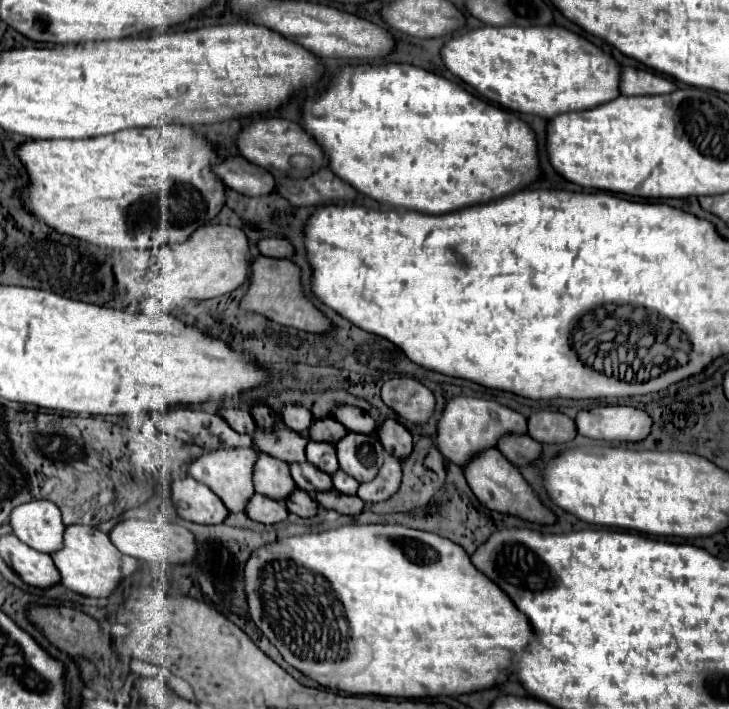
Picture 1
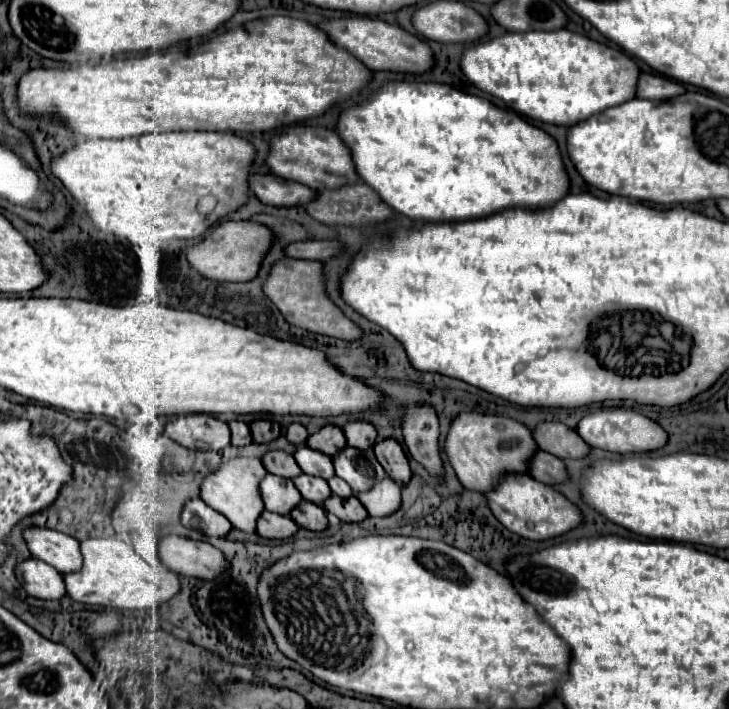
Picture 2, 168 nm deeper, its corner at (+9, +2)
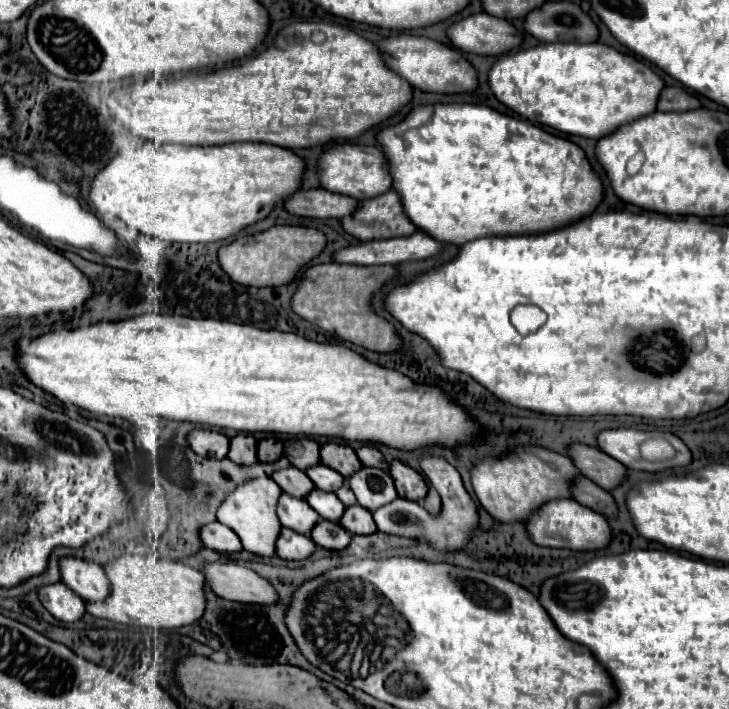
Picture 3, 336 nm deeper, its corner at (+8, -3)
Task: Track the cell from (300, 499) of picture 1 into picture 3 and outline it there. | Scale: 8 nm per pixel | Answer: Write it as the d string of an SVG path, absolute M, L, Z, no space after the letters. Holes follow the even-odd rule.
M320 520L316 524L316 528L312 530L310 536L318 546L326 548L326 550L344 550L350 544L350 534L340 528L340 524L336 522L328 522L328 520Z

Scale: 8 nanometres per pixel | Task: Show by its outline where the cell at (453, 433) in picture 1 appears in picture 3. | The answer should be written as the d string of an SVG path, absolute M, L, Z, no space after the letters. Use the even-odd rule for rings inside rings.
M520 448L518 454L510 458L484 460L474 466L472 486L476 498L492 518L502 524L526 524L530 516L546 502L572 498L572 492L568 492L568 480L572 480L572 476L580 476L580 470L568 456L560 456L546 448Z

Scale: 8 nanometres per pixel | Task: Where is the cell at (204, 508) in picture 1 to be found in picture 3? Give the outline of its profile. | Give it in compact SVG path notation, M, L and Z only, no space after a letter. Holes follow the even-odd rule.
M220 522L204 526L200 532L200 538L206 548L216 550L216 552L240 552L242 550L240 538L228 526Z

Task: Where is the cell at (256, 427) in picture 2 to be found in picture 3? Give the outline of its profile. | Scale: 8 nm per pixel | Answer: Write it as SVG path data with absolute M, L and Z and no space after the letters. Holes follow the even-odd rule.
M264 438L258 442L258 460L260 462L276 462L282 456L282 440Z

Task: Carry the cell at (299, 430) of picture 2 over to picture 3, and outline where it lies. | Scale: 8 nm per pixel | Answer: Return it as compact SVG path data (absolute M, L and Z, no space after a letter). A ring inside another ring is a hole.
M290 438L284 444L284 456L292 466L306 472L306 468L320 464L320 444L312 438Z

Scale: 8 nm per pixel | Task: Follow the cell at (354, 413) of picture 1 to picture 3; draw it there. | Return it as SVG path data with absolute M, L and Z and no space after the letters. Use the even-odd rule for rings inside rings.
M370 444L362 446L362 448L358 448L356 454L358 454L358 458L364 466L374 466L374 468L380 468L380 470L390 468L390 464L384 460L384 456L380 454L380 450L376 446L370 446Z

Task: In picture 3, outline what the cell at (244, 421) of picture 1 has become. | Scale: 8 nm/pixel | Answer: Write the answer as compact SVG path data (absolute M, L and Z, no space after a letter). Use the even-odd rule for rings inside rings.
M238 434L230 440L228 458L236 464L256 464L256 440L250 434Z

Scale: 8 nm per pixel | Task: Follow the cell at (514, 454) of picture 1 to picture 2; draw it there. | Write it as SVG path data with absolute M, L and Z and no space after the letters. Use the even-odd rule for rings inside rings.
M535 451L535 455L527 463L527 475L545 483L561 483L565 479L565 465L555 457L545 451Z

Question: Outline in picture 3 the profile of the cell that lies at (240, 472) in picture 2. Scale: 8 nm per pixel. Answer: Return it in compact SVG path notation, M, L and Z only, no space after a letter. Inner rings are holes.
M256 478L246 484L240 484L234 492L228 494L224 504L220 506L218 520L240 536L244 550L256 556L272 558L276 554L276 536L280 534L280 528L282 528L276 516L276 504L278 504L280 494L282 490L272 478Z

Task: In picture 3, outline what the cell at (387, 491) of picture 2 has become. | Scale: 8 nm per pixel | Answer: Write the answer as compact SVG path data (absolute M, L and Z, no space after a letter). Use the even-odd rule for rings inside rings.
M424 456L420 460L420 466L422 466L422 472L426 474L426 478L430 480L430 484L442 496L440 514L430 514L424 506L420 506L416 502L396 498L394 502L378 508L372 514L374 522L376 522L378 530L384 532L384 534L426 540L426 544L430 548L440 550L440 552L460 552L460 550L466 548L466 544L474 538L474 534L478 530L478 508L476 508L472 496L466 492L458 470L452 464L448 464L444 458L440 458L440 456Z

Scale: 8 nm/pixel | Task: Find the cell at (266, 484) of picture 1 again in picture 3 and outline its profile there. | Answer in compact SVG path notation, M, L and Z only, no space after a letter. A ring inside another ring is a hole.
M288 494L280 496L278 518L284 528L292 528L294 532L302 532L306 536L308 536L308 532L312 532L312 524L316 524L316 520L320 520L320 516L308 506L306 500L298 500Z

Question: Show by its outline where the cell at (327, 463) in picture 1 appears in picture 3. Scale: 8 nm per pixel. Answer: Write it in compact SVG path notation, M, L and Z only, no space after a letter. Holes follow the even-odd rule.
M324 464L308 468L306 474L312 478L316 488L324 490L324 492L336 492L336 488L340 488L344 484L344 476L340 476L336 470L332 470Z

